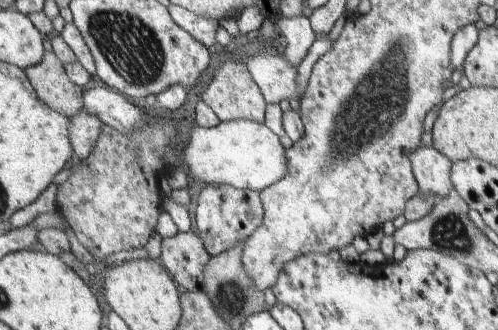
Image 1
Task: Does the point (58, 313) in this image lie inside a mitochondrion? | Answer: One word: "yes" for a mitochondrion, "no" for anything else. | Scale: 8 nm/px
no

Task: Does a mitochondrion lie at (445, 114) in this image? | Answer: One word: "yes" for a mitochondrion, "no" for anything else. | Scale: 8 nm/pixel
no

